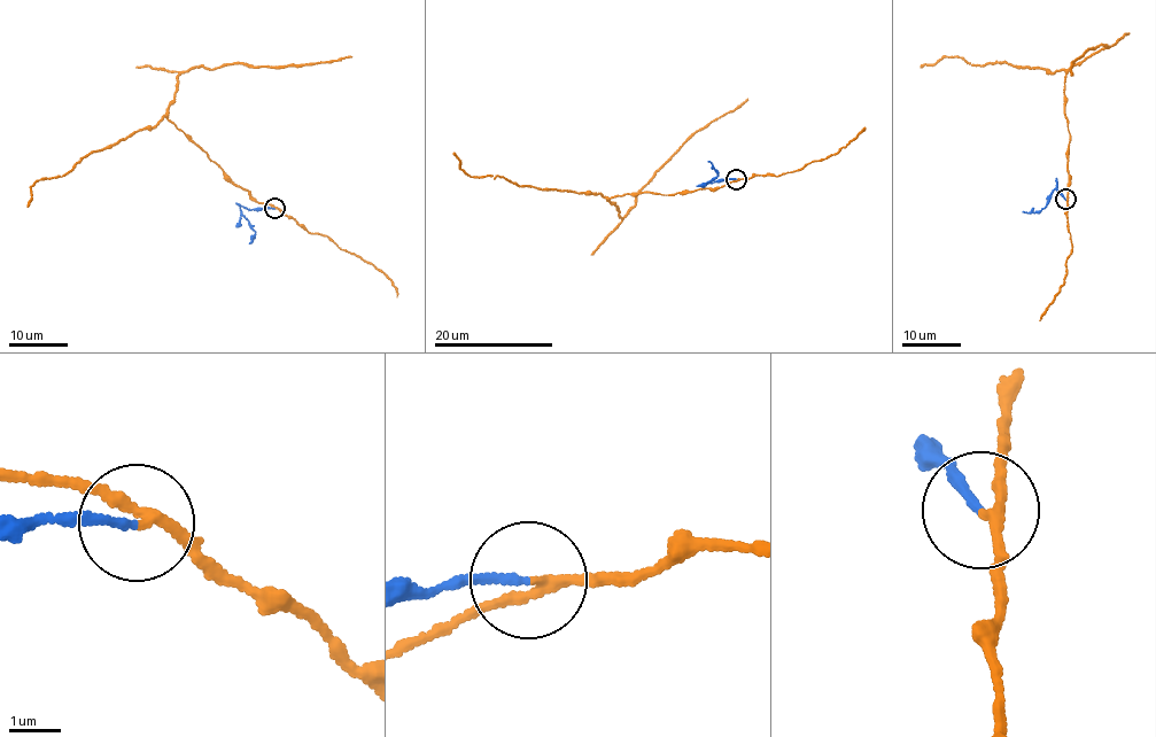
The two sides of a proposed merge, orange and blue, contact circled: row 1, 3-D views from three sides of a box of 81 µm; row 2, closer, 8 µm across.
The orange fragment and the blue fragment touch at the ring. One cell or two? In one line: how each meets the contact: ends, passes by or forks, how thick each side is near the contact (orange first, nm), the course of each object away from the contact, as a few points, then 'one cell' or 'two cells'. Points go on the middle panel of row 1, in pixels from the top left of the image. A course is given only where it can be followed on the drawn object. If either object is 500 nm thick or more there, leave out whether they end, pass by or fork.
orange passes by | blue ends | 180/150 nm | orange via (736, 179), (720, 187), (608, 199), (621, 217), (628, 214), (636, 195), (692, 134), (749, 99) | blue via (736, 179), (711, 181), (704, 187), (718, 172), (707, 161) | two cells

